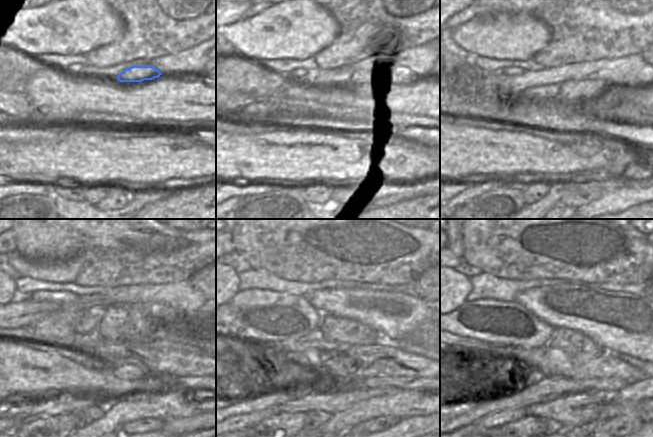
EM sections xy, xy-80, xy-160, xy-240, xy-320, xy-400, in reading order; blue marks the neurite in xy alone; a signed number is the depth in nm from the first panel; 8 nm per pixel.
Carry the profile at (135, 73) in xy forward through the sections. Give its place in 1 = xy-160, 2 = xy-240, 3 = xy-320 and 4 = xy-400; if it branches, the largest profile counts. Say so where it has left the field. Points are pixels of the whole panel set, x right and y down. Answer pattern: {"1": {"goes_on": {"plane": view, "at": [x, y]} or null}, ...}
{"1": {"goes_on": {"plane": "xy-160", "at": [571, 92]}}, "2": {"goes_on": {"plane": "xy-240", "at": [121, 323]}}, "3": {"goes_on": {"plane": "xy-320", "at": [360, 337]}}, "4": {"goes_on": {"plane": "xy-400", "at": [580, 348]}}}

